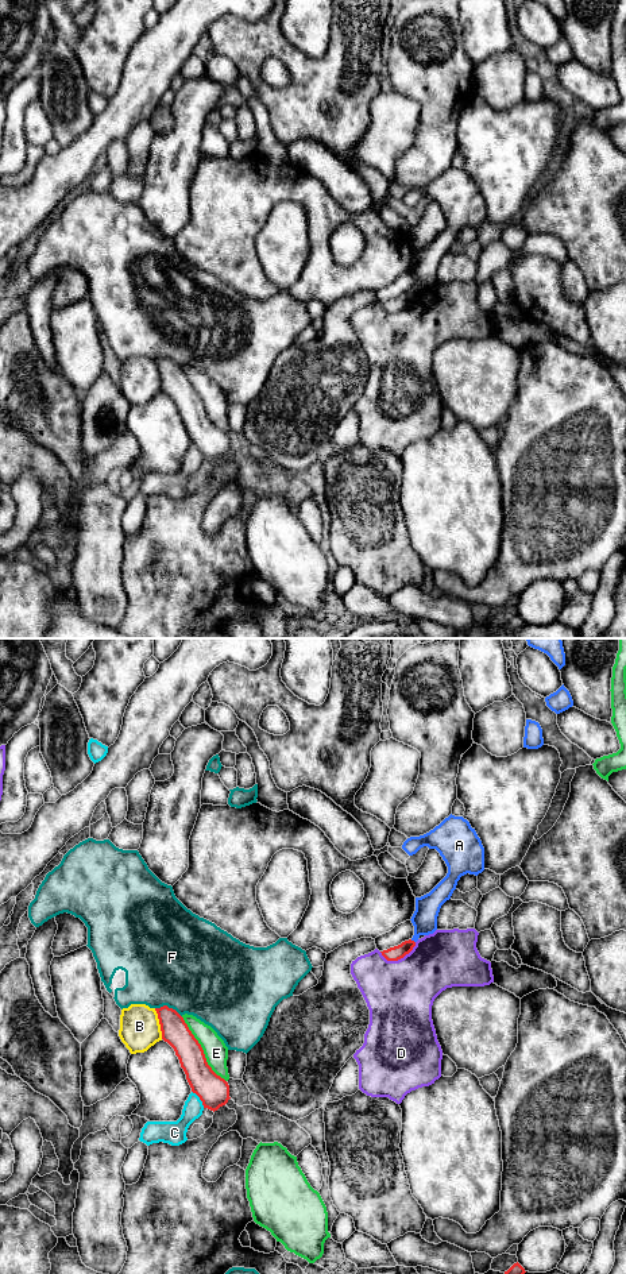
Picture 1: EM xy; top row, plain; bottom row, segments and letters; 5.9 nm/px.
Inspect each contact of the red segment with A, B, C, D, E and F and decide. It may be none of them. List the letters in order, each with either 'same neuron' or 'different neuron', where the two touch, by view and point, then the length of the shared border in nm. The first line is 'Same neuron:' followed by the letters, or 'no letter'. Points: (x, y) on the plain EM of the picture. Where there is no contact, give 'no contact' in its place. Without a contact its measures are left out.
Same neuron: no letter
A: different neuron; meets red in xy at (413, 293); contact 40 nm long
B: different neuron; meets red in xy at (159, 375); contact 190 nm long
C: different neuron; meets red in xy at (200, 451); contact 130 nm long
D: different neuron; meets red in xy at (398, 311); contact 240 nm long
E: different neuron; meets red in xy at (203, 402); contact 480 nm long
F: different neuron; meets red in xy at (167, 359); contact 170 nm long

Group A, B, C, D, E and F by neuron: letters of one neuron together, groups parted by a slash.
A / B / C / D / E / F

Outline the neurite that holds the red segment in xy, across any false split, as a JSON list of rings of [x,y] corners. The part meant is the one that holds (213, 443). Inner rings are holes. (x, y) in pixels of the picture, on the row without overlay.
[[[155,360],[161,377],[162,391],[175,404],[186,432],[202,453],[204,460],[217,463],[228,455],[229,437],[208,417],[204,402],[194,390],[183,370],[173,360]]]

